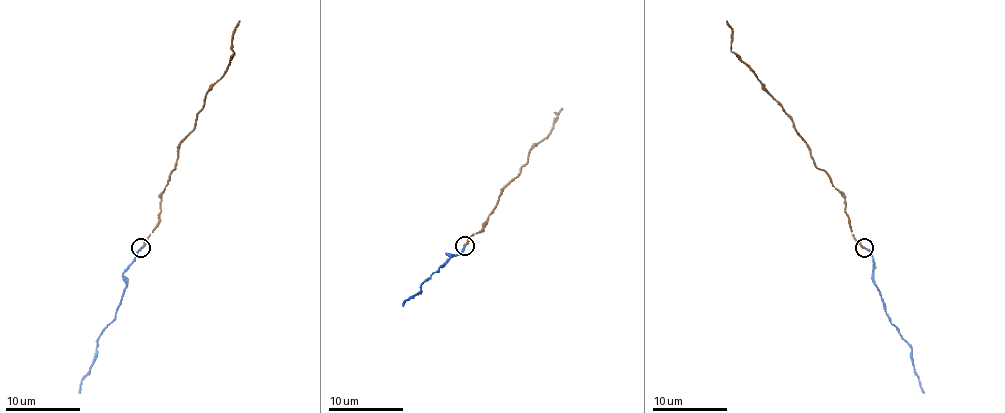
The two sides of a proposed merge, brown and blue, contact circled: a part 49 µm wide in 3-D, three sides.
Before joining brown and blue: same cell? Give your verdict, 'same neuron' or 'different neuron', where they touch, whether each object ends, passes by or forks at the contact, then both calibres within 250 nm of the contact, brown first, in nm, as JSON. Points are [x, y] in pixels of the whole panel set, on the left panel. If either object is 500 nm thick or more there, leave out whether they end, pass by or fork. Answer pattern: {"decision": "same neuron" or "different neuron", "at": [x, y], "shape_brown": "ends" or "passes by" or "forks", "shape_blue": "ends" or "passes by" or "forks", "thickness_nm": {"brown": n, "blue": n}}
{"decision": "same neuron", "at": [141, 248], "shape_brown": "ends", "shape_blue": "ends", "thickness_nm": {"brown": 240, "blue": 190}}

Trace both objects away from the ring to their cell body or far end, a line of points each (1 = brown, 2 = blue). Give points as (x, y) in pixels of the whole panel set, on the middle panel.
1: (464, 246), (484, 227), (498, 197), (520, 173), (528, 154), (550, 131), (556, 113), (561, 107)
2: (464, 246), (458, 253), (447, 253), (449, 257), (443, 265), (404, 306)

